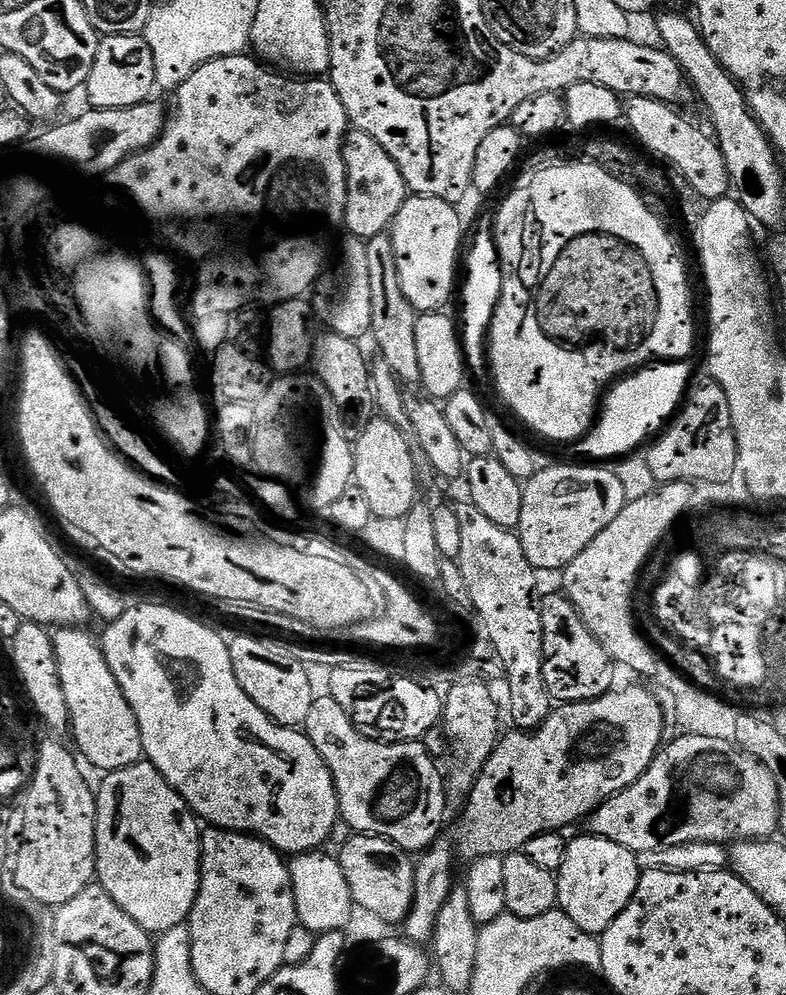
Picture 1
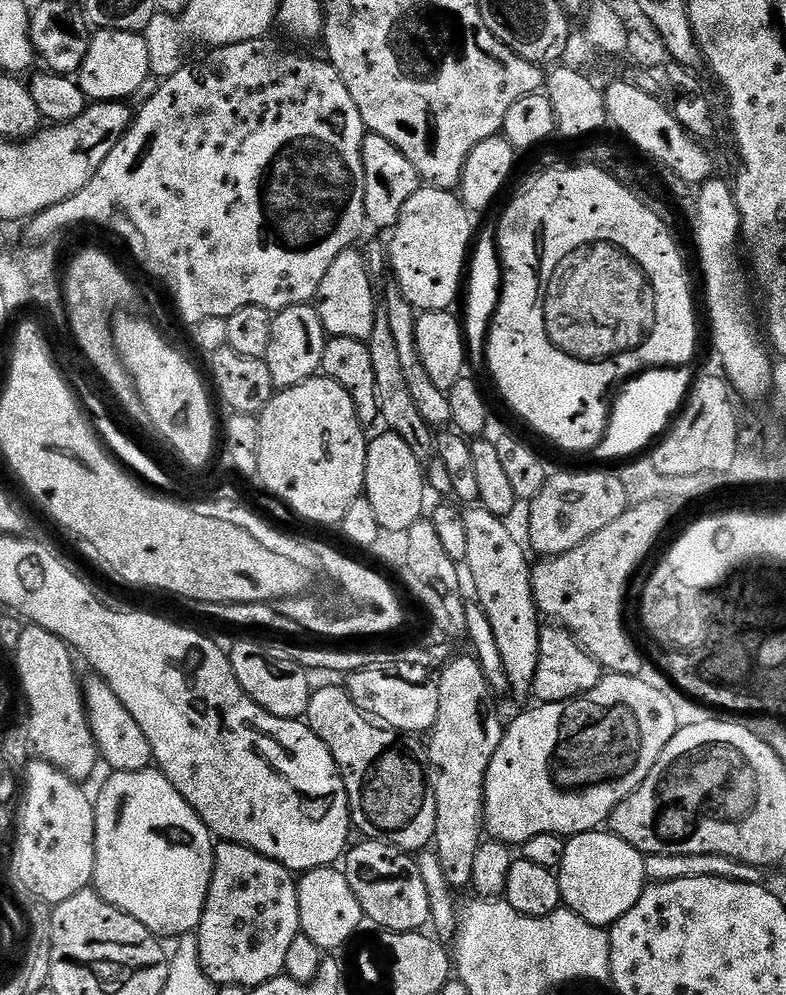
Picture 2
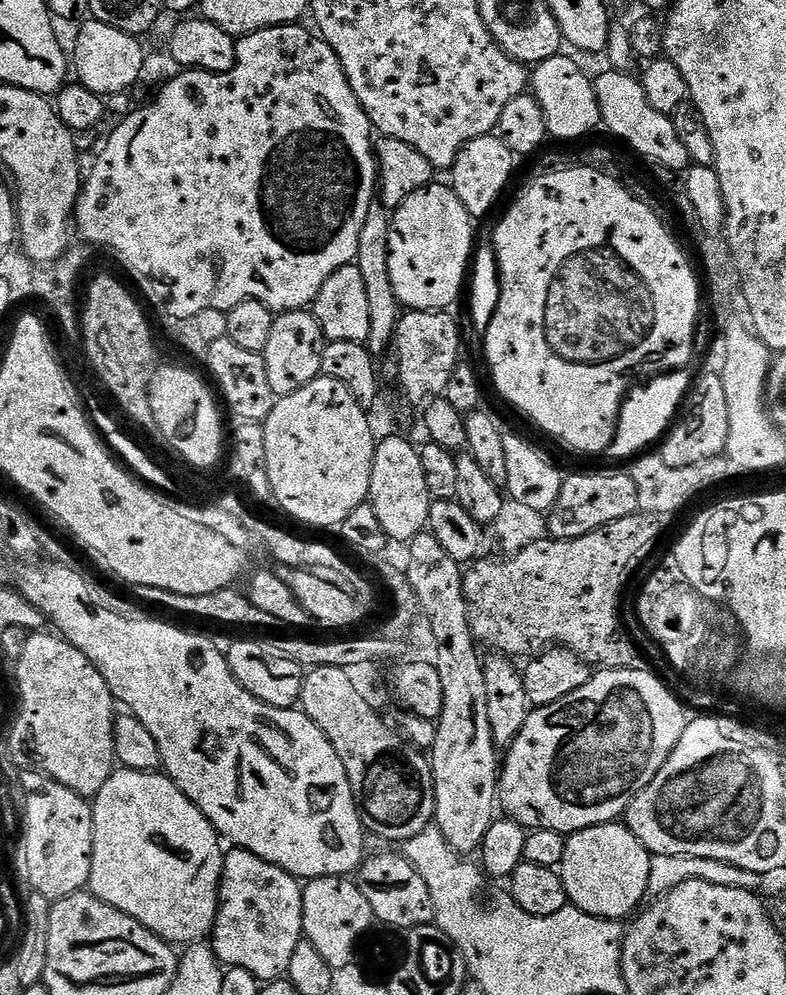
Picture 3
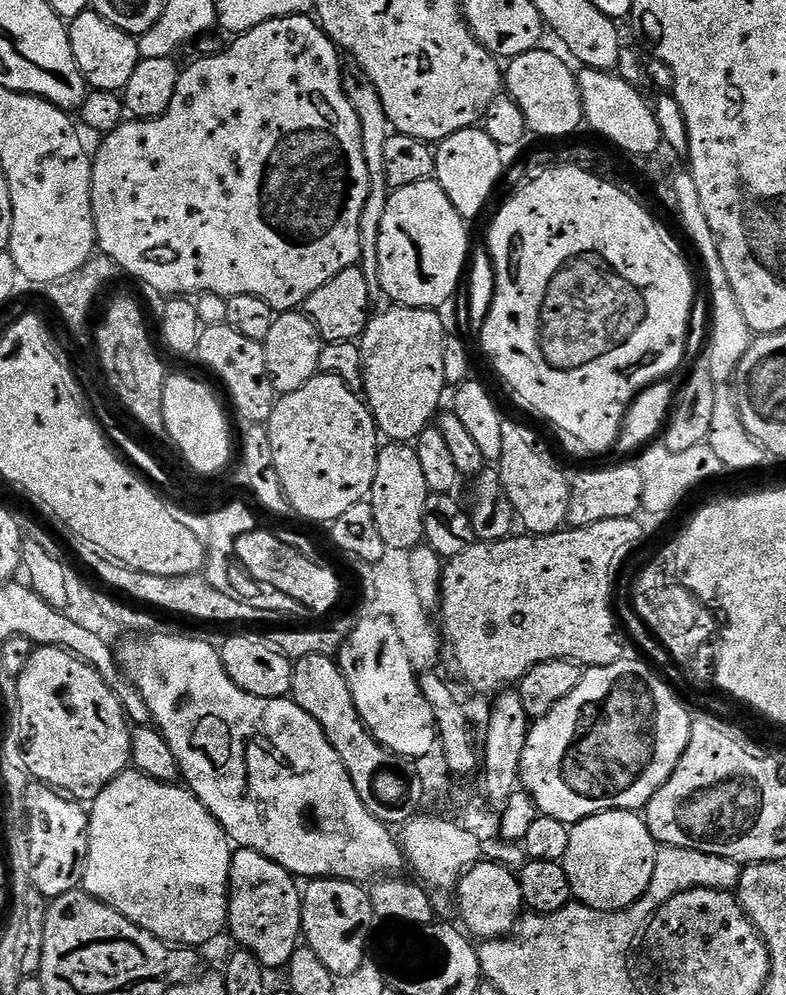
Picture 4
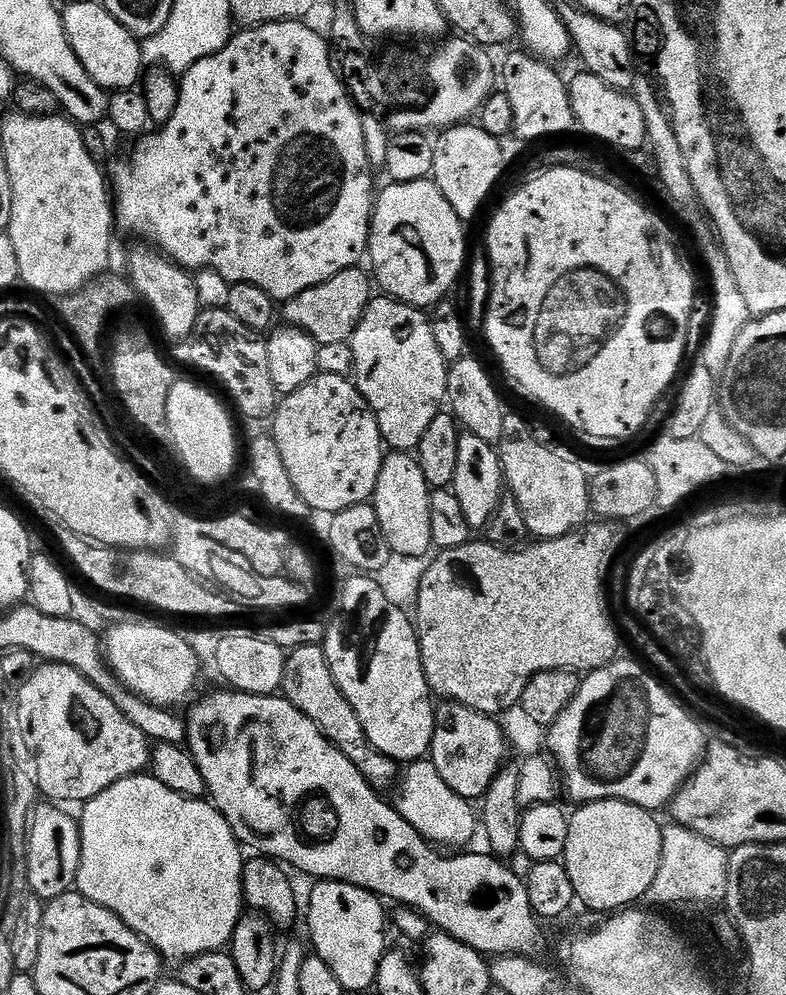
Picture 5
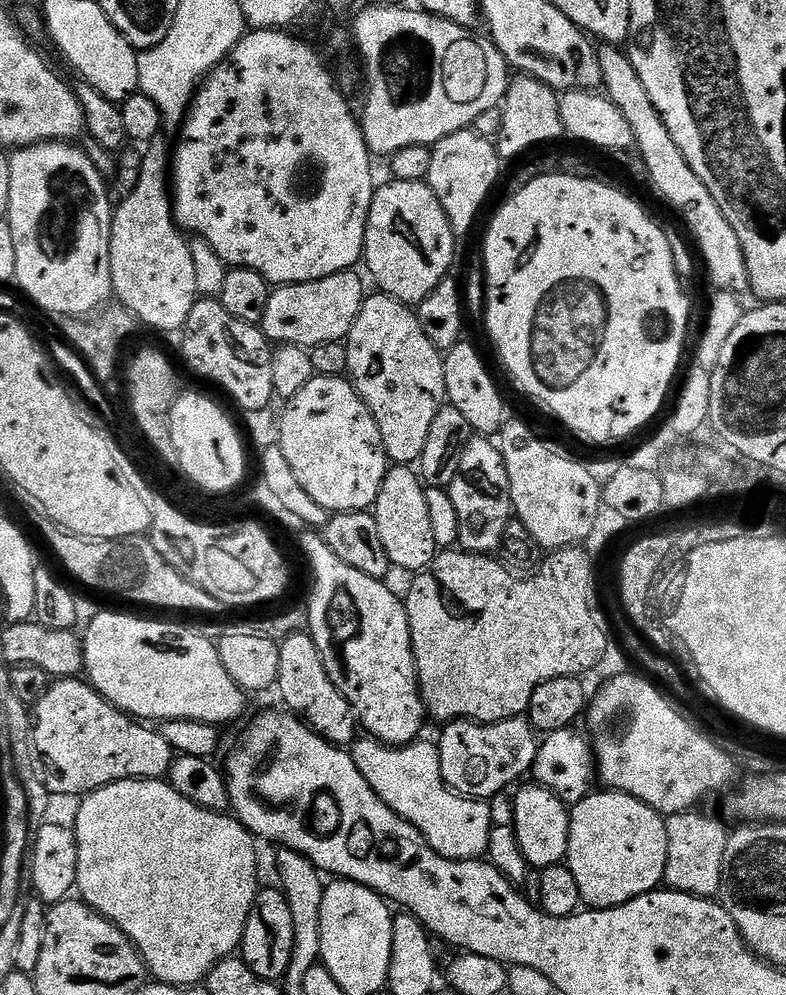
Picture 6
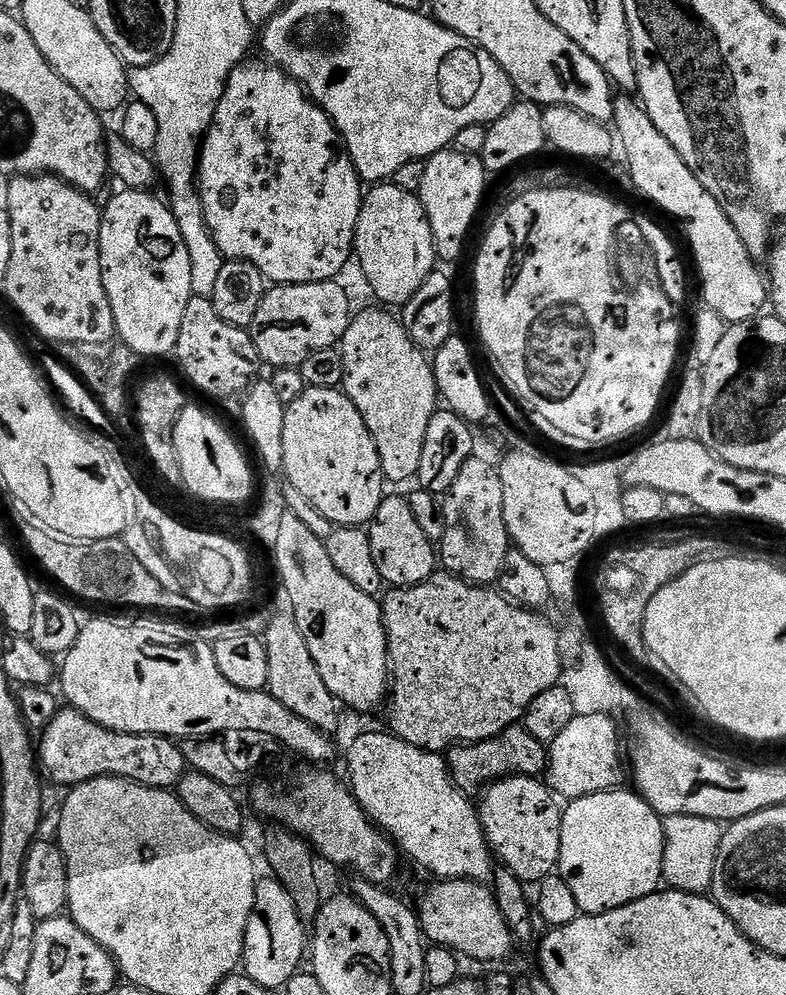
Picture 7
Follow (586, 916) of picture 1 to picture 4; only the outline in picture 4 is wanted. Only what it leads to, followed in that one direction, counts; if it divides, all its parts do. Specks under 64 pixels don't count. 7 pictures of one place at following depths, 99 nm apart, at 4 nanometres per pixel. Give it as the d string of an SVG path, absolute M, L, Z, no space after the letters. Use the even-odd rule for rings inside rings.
M603 812L571 825L570 846L562 863L573 897L594 910L629 908L654 878L657 847L640 812Z

